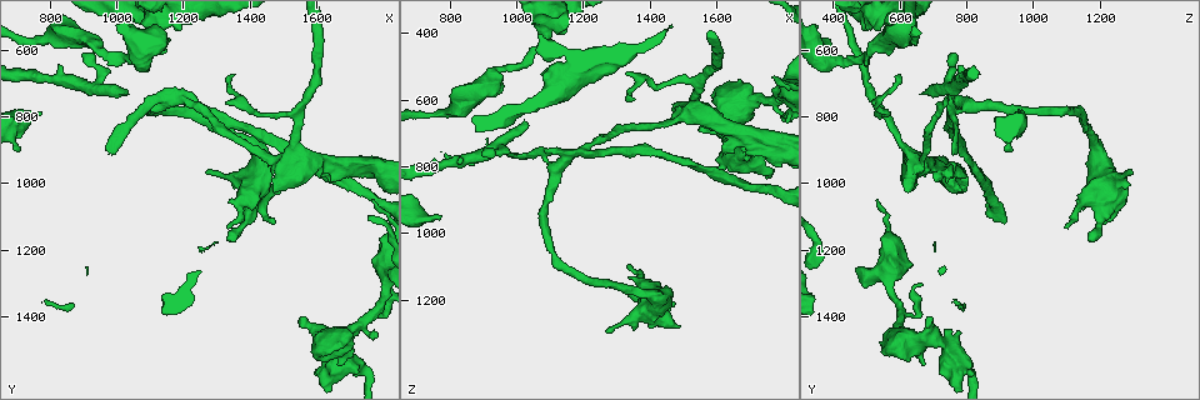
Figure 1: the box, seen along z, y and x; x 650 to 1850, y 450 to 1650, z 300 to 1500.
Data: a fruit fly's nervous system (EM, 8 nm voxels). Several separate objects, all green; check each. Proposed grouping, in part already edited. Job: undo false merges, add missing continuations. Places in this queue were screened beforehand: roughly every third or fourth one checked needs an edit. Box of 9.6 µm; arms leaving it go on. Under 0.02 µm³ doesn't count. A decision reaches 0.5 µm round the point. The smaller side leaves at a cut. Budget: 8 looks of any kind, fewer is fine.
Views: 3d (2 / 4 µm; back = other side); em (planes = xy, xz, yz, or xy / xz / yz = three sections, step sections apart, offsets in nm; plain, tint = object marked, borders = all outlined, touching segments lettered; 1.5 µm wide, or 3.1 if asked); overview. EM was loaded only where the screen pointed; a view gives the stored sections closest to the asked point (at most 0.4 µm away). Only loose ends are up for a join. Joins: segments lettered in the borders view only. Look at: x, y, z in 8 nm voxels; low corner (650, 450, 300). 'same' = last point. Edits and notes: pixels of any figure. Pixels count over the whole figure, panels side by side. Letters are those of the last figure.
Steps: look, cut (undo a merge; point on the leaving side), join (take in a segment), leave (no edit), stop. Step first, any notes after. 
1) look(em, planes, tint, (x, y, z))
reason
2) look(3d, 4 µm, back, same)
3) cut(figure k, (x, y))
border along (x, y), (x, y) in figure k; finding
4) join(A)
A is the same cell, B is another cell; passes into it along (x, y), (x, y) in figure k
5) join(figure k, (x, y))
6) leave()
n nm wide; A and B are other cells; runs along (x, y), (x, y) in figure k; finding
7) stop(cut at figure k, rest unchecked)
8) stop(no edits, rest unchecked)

look(3d, 2 µm, (770, 780, 950))
end of a long branch

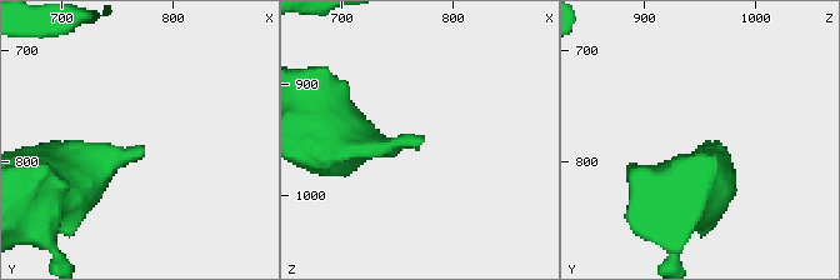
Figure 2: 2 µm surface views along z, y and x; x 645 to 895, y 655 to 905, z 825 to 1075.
look(em, planes, borders, (768, 782, 952))

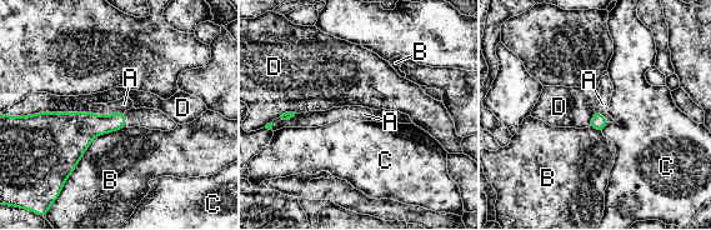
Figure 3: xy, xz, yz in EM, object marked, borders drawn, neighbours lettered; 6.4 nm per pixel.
leave()
A, B, C and D are other cells; border along (124, 111), (109, 115) in figure 3; no lettered segment goes on from it

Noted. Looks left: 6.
look(3d, 2 µm, (990, 910, 770))
an open end

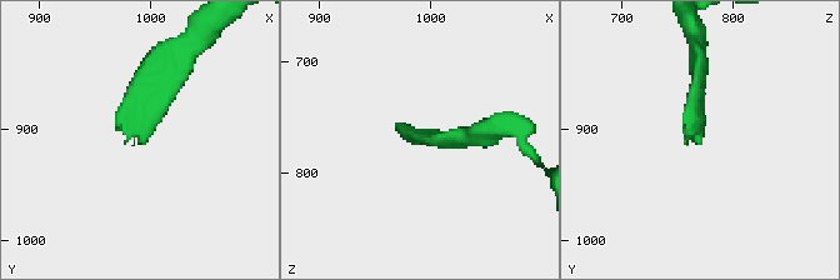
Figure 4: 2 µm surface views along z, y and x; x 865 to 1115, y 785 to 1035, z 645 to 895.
look(em, xz, step 8, borders, (990, 912, 772))
now the EM

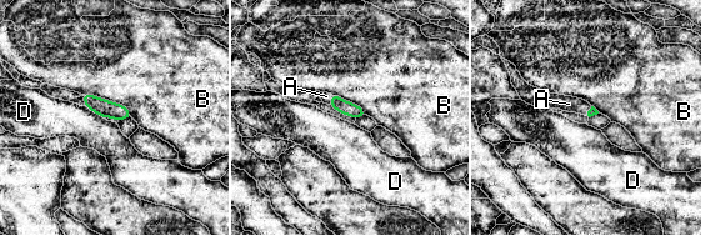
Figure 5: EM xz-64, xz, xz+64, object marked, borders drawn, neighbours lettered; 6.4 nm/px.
look(em, planes, borders, same)

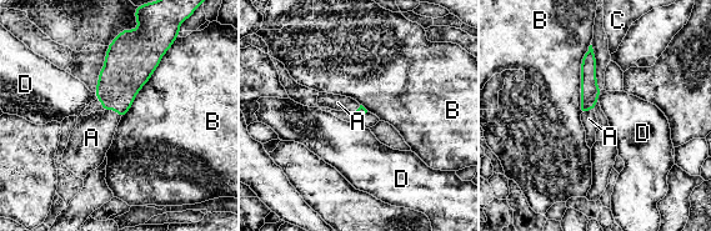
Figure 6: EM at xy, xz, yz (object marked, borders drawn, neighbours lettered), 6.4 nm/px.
join(A)
A is the same cell, B, C and D are other cells; passes into it along (124, 74), (114, 109), (91, 137) in figure 6; it goes on there

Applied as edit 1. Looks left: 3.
look(em, yz, step 4, borders, (900, 610, 770))

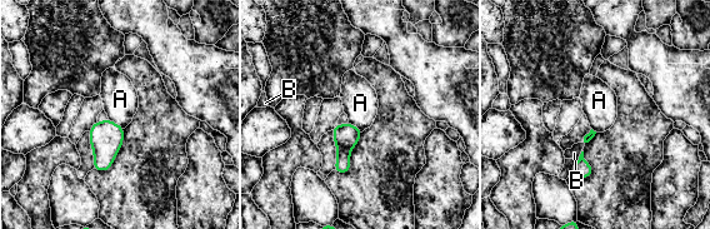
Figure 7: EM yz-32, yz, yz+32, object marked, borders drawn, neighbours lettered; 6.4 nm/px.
look(em, planes, borders, same)

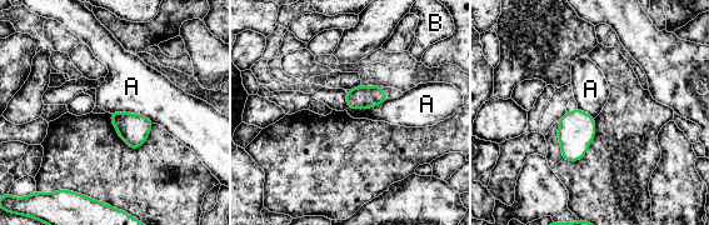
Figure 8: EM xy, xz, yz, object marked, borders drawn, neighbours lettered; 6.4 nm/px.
leave()
A and B are other cells; border along (109, 111), (138, 113), (154, 123) in figure 8; none of them fits

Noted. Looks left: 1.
stop(join at figure 6, rest unchecked)

